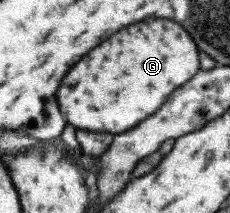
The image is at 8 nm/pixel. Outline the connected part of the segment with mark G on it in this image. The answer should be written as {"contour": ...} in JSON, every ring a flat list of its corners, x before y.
{"contour":[[145,19,135,25,127,25,107,37,101,45,87,51,63,77,57,89,57,103,59,111,65,115,66,123,87,133,109,133,112,136,129,131,131,127,153,115,155,109,167,99,167,95,191,79,199,71,197,63,197,49,191,37,183,31,181,25,175,21,159,21,159,19]]}

